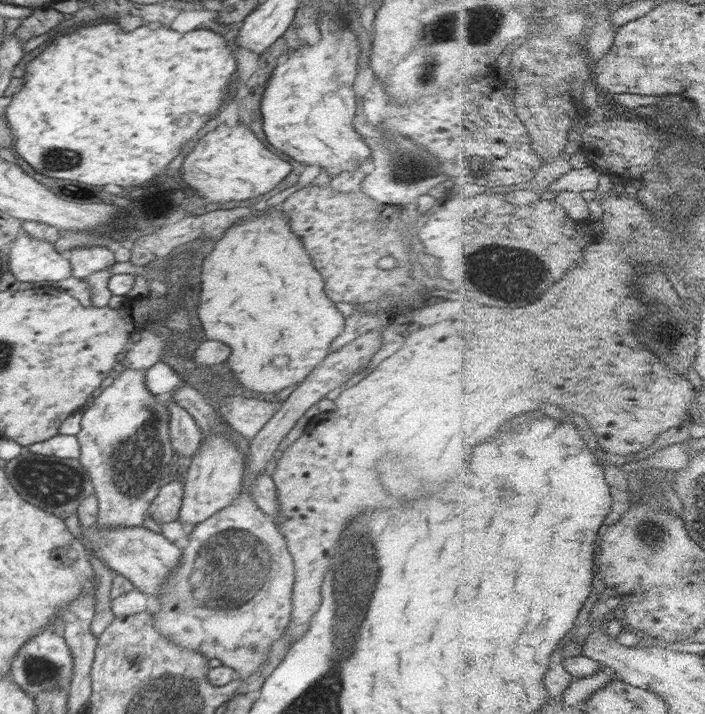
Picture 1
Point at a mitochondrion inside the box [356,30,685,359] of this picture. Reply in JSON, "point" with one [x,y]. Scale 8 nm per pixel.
{"point":[412,167]}

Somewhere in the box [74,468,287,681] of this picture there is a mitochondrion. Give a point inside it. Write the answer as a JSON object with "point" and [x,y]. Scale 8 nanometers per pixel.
{"point":[230,567]}

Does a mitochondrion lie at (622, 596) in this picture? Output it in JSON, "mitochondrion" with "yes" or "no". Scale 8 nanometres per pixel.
{"mitochondrion":"no"}

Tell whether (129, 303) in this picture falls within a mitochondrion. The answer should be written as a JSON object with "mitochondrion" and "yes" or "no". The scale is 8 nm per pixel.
{"mitochondrion":"no"}

